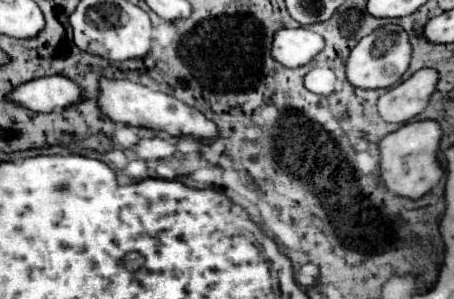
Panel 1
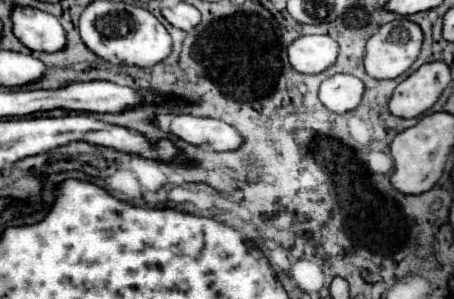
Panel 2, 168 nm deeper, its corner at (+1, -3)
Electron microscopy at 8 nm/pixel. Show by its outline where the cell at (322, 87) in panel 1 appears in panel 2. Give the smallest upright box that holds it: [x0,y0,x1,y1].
[319,74,365,114]

